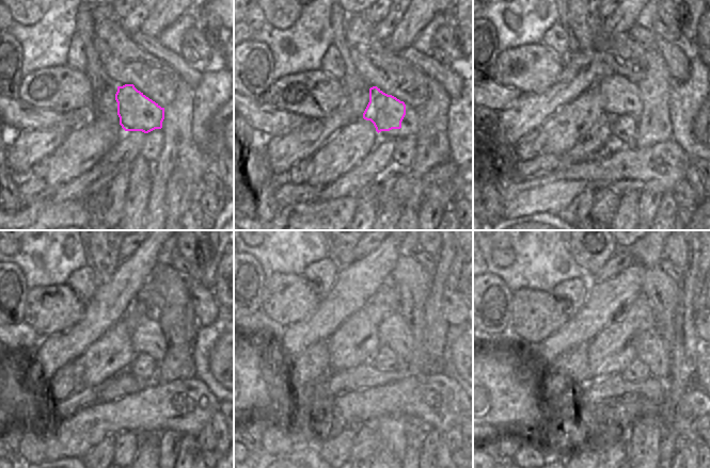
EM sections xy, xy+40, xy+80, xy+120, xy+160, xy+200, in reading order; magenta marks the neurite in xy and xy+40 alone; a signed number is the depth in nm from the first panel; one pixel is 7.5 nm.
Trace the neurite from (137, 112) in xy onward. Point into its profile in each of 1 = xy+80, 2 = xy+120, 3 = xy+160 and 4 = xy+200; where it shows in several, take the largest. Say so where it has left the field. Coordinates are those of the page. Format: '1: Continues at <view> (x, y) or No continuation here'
1: Continues at xy+80 (624, 98)
2: Continues at xy+120 (147, 336)
3: Continues at xy+160 (390, 332)
4: Continues at xy+200 (635, 337).

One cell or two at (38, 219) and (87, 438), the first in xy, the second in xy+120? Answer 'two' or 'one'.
one

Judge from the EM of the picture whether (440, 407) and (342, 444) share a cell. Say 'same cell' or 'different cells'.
different cells

